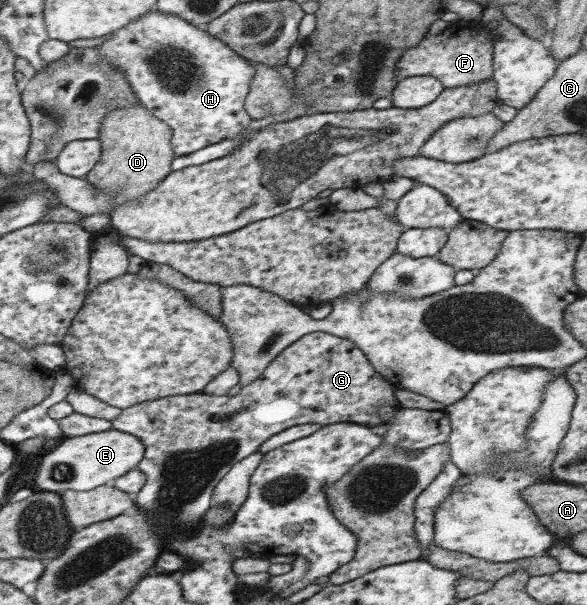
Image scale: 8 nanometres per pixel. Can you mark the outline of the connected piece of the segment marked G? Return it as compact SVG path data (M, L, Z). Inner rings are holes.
M312 330L285 347L257 379L242 387L235 396L190 393L145 401L121 410L113 420L113 427L138 437L145 446L145 455L137 467L118 477L113 486L133 496L139 512L150 515L166 544L169 531L190 532L199 527L201 517L215 505L212 501L215 485L234 463L257 452L265 439L287 427L303 423L319 423L321 426L343 422L364 426L387 425L400 408L393 391L393 385L370 364L369 358L354 342Z

